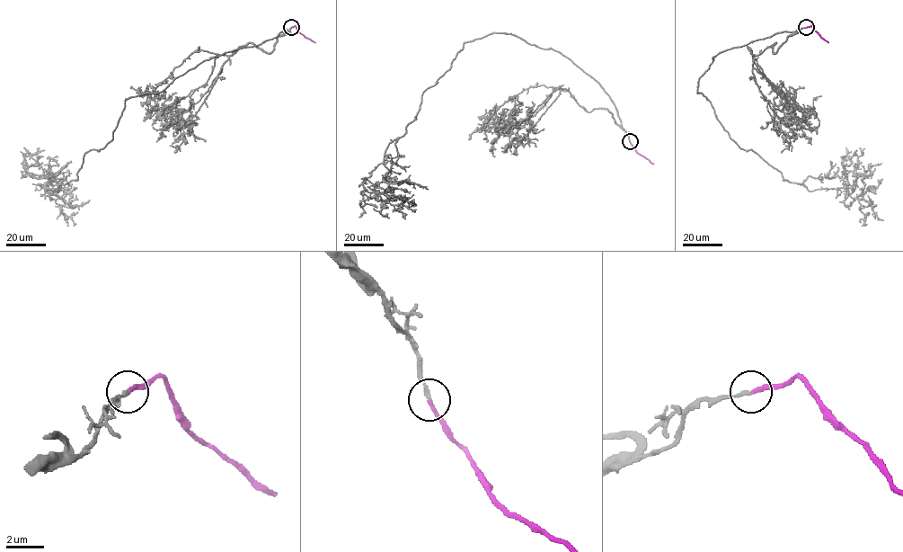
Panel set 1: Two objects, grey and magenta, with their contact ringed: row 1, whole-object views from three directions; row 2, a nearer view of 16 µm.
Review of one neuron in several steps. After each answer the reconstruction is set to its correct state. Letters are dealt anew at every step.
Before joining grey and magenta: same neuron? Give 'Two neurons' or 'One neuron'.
One neuron

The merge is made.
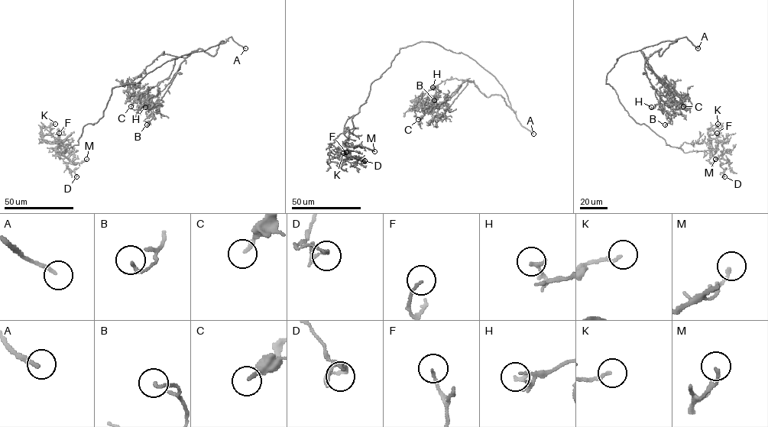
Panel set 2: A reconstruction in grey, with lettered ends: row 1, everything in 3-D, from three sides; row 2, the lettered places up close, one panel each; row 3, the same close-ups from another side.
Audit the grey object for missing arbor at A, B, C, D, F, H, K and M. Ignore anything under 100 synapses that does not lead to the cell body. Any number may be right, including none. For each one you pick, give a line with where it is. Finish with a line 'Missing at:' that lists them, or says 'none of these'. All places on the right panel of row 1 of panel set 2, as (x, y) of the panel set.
A: at (698, 48)
Missing at: A

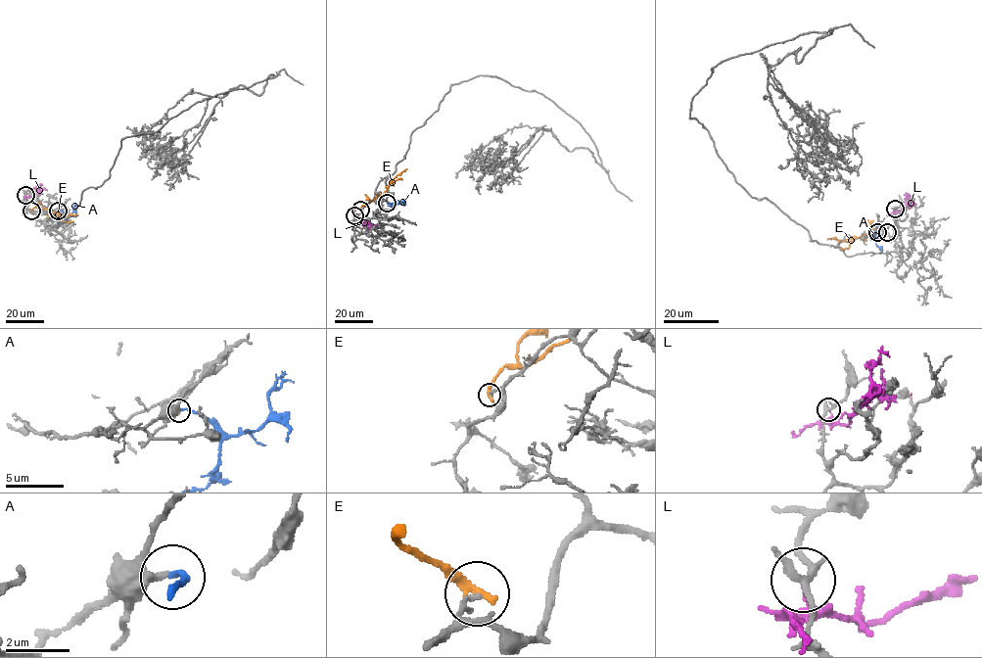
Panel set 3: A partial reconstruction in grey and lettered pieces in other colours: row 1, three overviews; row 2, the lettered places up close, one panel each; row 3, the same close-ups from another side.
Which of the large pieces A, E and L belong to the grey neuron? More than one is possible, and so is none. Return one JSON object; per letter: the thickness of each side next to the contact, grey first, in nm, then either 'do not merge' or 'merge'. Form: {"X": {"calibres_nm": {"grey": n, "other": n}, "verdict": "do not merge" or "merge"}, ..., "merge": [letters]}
{"A": {"calibres_nm": {"grey": 240, "other": 170}, "verdict": "merge"}, "E": {"calibres_nm": {"grey": 150, "other": 280}, "verdict": "do not merge"}, "L": {"calibres_nm": {"grey": 200, "other": 150}, "verdict": "do not merge"}, "merge": ["A"]}

